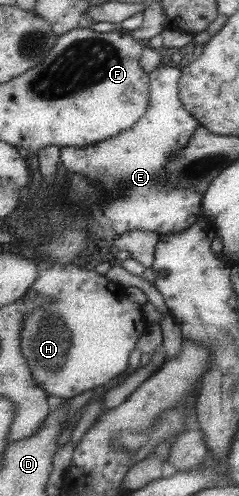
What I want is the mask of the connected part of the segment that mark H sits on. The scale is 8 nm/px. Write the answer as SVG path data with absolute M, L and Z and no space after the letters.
M53 261L39 262L38 265L40 277L25 298L41 299L42 304L27 320L27 330L23 330L23 348L31 368L35 370L35 380L43 390L61 399L73 399L82 392L109 384L119 374L123 374L123 370L134 367L135 364L131 364L131 358L127 356L131 350L135 350L135 346L139 346L139 336L147 334L149 324L143 318L139 302L135 302L135 298L127 298L124 288L93 270L81 270L81 267L71 263L59 264Z

